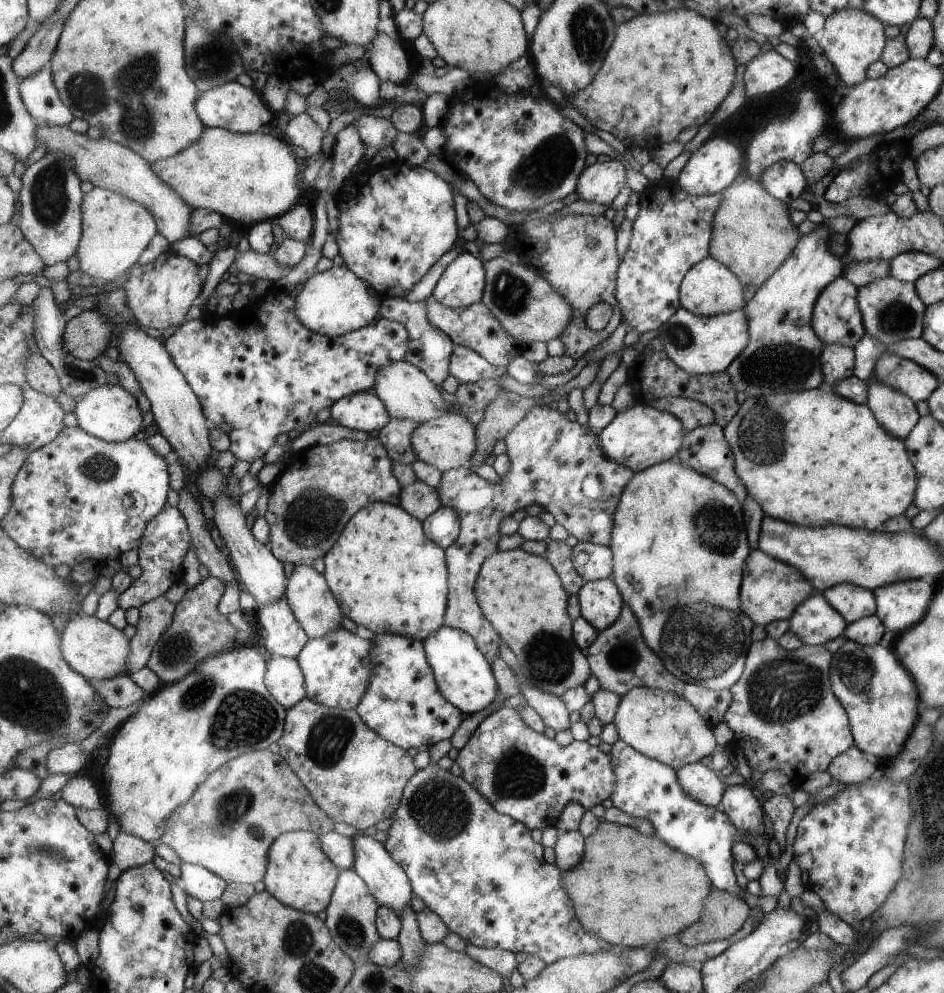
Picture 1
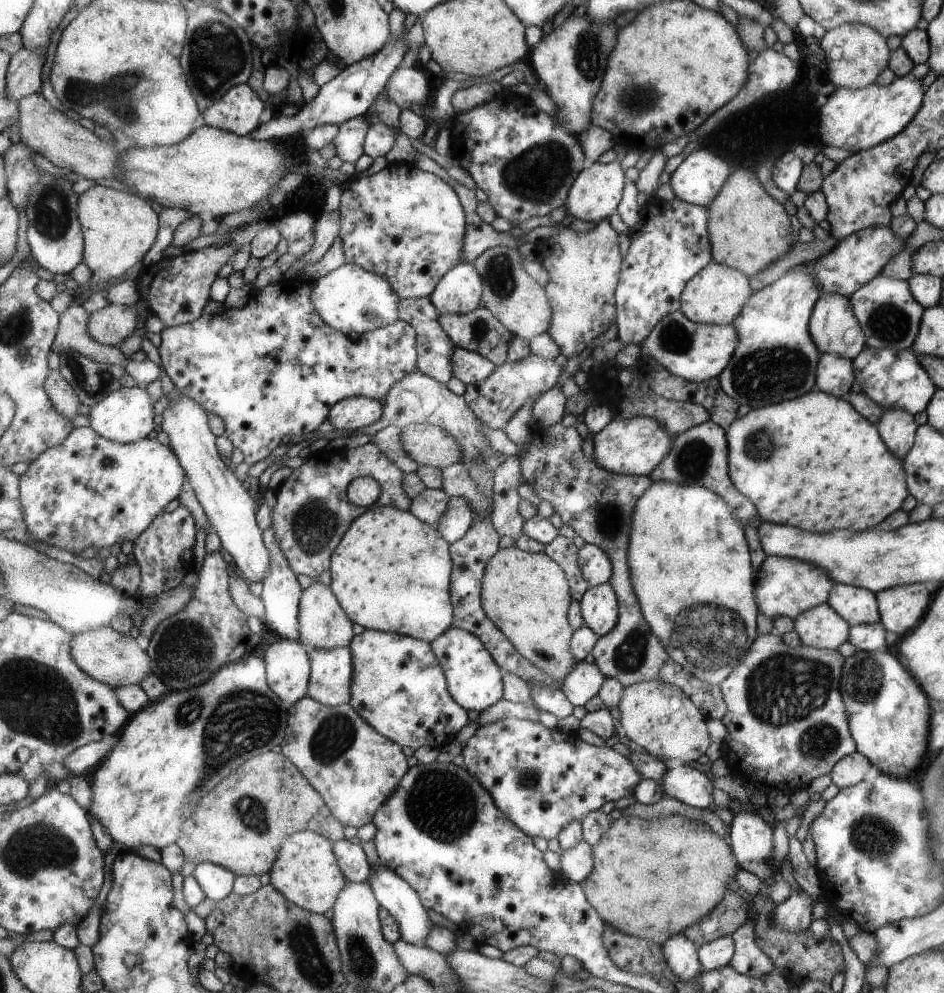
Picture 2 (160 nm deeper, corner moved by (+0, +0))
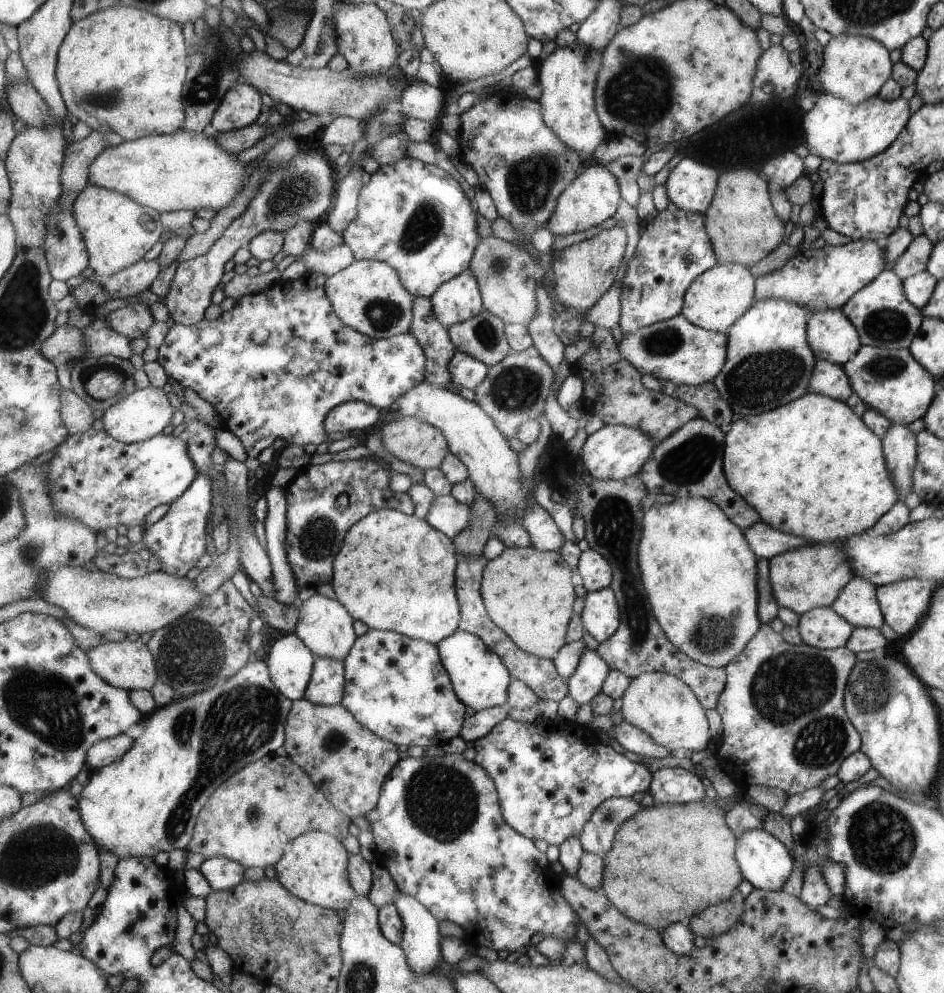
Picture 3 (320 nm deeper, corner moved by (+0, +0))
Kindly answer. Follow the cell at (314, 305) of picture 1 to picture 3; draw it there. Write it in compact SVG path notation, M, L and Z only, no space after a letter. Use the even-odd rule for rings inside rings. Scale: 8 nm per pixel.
M356 260L348 268L329 277L324 288L345 326L373 339L392 338L410 332L416 297L405 290L401 276L387 262Z

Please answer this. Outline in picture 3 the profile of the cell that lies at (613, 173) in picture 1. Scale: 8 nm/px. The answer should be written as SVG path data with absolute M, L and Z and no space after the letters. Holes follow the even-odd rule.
M599 163L593 164L588 169L583 169L576 181L561 194L556 213L547 227L553 236L568 236L600 226L617 214L621 200L623 198L619 178L608 167L605 168Z

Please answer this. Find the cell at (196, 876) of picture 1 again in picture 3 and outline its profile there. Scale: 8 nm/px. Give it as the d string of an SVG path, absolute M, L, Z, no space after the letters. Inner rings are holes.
M223 856L205 859L199 870L209 880L214 891L231 890L245 881L244 866Z

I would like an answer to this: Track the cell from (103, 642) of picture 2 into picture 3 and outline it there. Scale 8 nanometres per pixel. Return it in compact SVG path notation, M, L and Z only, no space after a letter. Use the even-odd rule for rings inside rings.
M103 636L100 644L89 648L87 654L96 674L99 674L106 682L117 688L127 691L136 689L151 691L153 686L156 686L157 682L160 681L156 659L147 646L147 641L142 640L142 638L135 640L135 642L127 639L122 642L114 642L106 640Z

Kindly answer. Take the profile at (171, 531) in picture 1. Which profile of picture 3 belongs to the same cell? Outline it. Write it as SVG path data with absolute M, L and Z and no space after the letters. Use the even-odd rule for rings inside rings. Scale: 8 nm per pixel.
M198 474L196 482L170 506L168 512L157 523L143 529L142 544L145 550L152 550L161 560L161 572L173 574L175 578L185 578L189 570L207 552L207 526L212 516L211 478Z

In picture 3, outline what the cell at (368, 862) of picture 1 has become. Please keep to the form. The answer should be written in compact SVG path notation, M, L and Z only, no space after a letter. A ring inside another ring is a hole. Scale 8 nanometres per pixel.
M401 892L394 904L404 923L404 942L400 946L408 955L408 966L417 974L431 974L444 960L440 921L409 894Z

